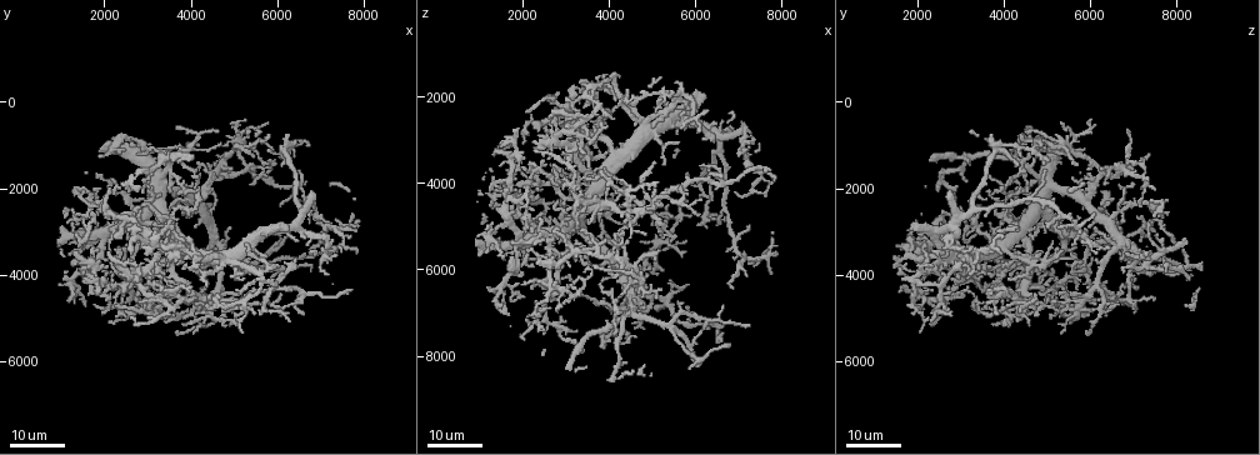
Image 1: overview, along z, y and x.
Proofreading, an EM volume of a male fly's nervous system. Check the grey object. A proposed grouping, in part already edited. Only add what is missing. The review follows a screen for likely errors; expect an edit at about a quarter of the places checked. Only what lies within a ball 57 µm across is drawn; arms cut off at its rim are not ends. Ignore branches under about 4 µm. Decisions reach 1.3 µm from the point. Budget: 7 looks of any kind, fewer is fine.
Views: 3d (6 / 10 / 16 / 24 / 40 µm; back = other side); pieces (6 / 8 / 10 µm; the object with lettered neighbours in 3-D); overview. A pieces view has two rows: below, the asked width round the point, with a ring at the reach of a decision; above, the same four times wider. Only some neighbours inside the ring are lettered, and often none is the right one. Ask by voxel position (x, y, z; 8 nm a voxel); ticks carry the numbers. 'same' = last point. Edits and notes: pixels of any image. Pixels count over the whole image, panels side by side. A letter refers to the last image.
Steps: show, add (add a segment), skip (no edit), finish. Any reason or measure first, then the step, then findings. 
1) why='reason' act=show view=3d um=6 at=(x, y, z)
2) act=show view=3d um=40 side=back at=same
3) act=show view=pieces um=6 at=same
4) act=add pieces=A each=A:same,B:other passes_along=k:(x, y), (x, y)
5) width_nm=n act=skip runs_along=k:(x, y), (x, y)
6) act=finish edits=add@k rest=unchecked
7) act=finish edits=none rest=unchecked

why='an open end' act=show view=3d um=24 at=(5650, 4700, 4150)

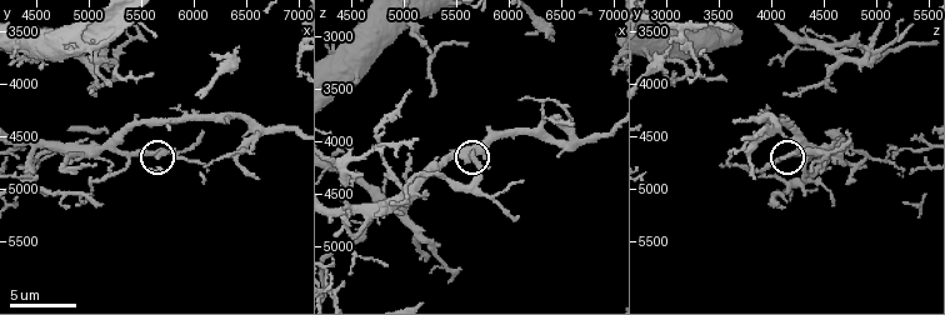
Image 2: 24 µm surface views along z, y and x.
why='see the neighbours' act=show view=pieces um=6 at=(5680, 4700, 4100)

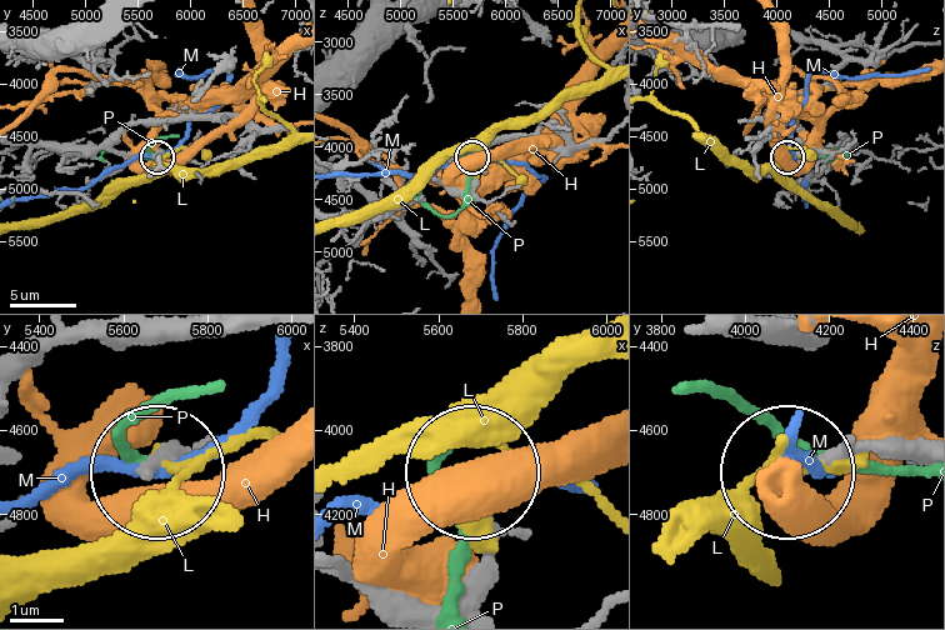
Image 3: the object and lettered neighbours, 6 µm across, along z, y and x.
act=skip each=H:other,L:other,M:other,P:other found='none of them fits'

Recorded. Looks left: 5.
why='tapers out' act=show view=3d um=24 at=(3400, 4450, 3300)

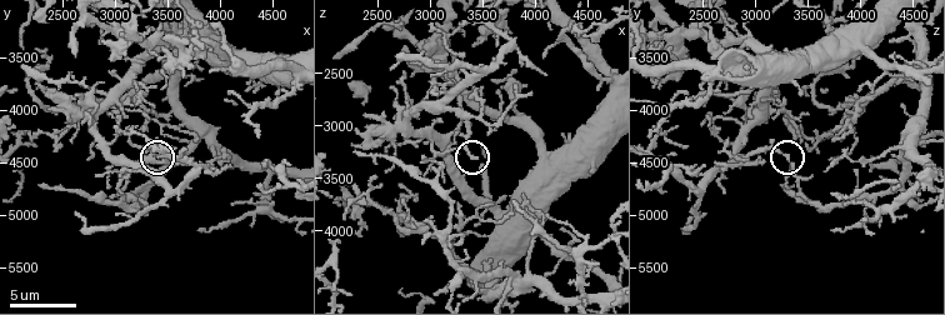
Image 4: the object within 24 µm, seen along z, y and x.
act=show view=pieces um=10 at=(3420, 4480, 3320)

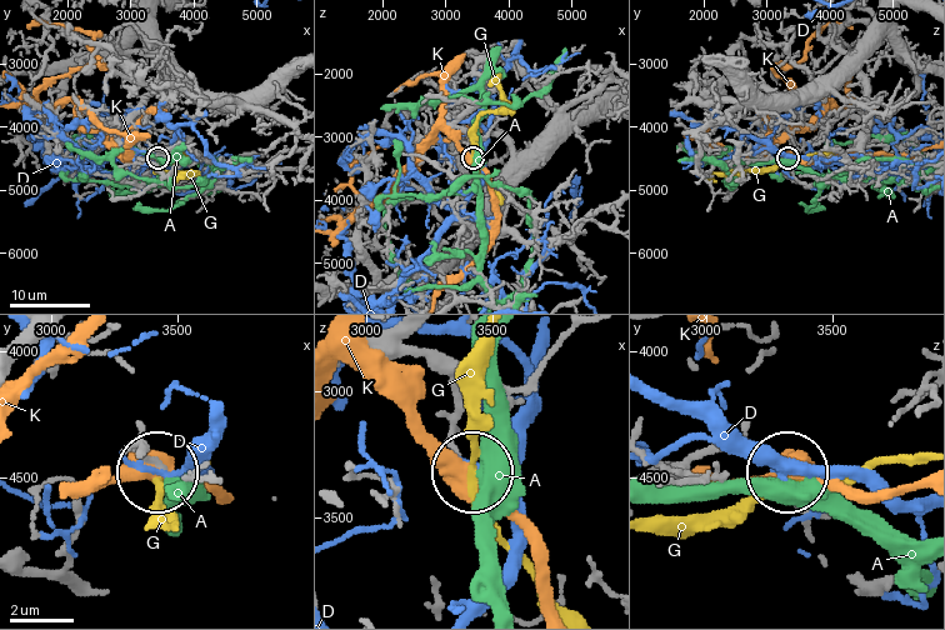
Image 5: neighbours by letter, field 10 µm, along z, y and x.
act=skip each=A:other,D:other,G:other,K:other found='none of them fits'

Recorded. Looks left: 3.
why='thin end' act=show view=3d um=6 at=(2260, 3400, 4000)

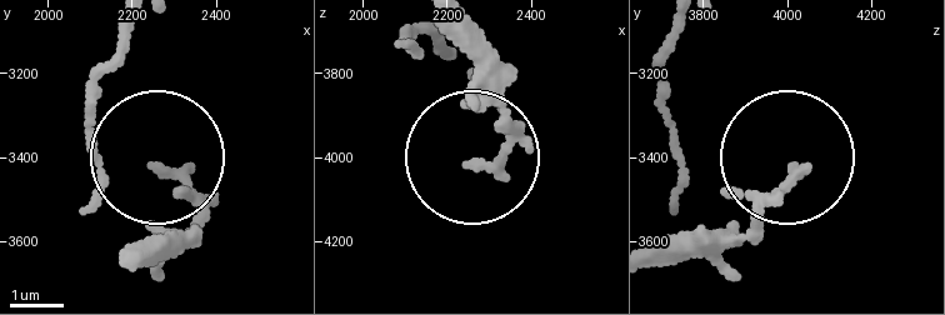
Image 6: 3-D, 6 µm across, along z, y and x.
act=show view=pieces um=10 at=(2265, 3425, 4015)

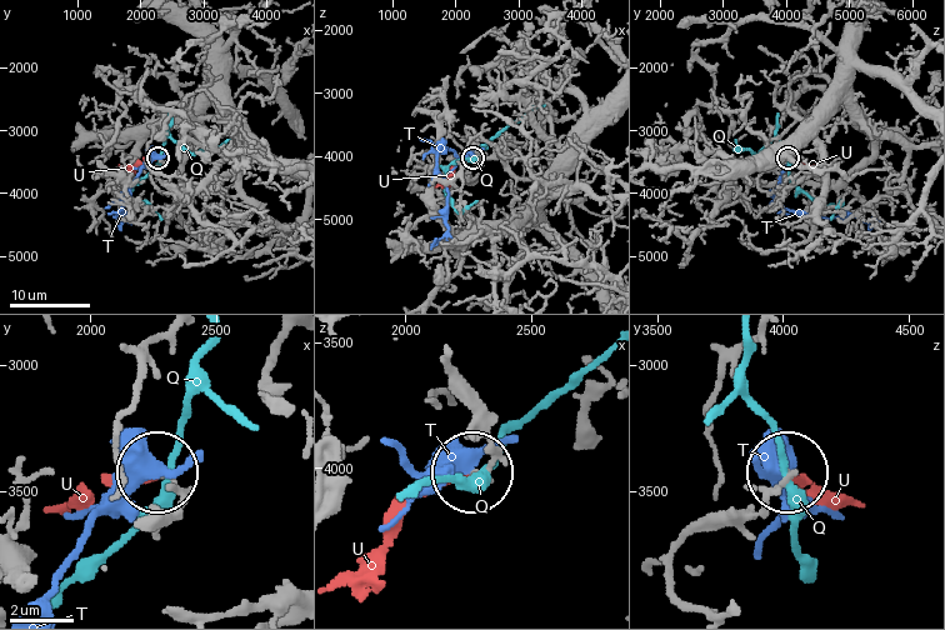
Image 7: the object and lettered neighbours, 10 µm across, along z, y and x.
act=skip each=Q:other,T:other,U:other found='none of them fits'

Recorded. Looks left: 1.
act=finish edits=none rest=unchecked

